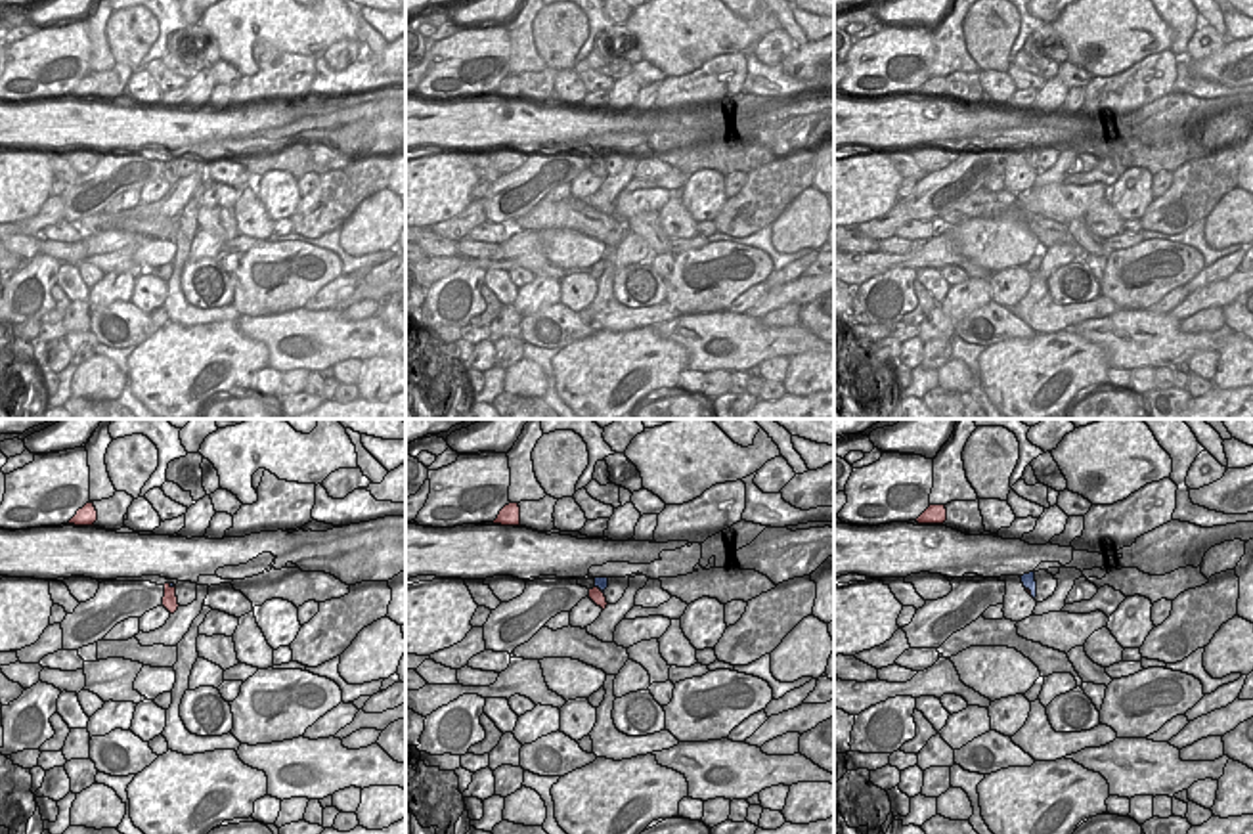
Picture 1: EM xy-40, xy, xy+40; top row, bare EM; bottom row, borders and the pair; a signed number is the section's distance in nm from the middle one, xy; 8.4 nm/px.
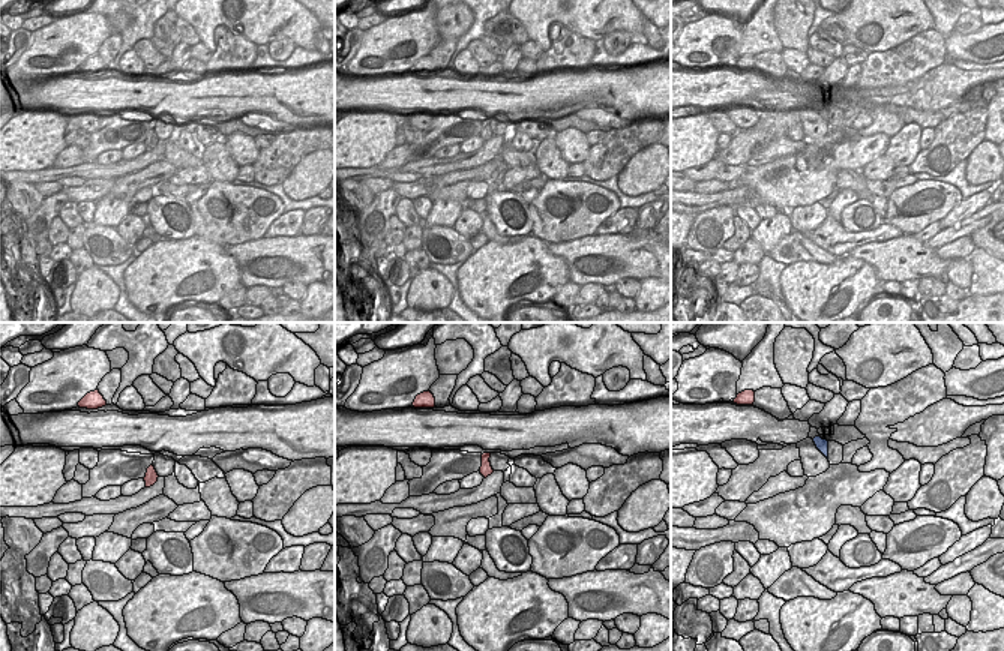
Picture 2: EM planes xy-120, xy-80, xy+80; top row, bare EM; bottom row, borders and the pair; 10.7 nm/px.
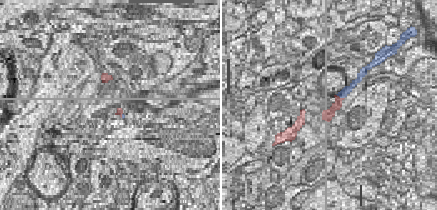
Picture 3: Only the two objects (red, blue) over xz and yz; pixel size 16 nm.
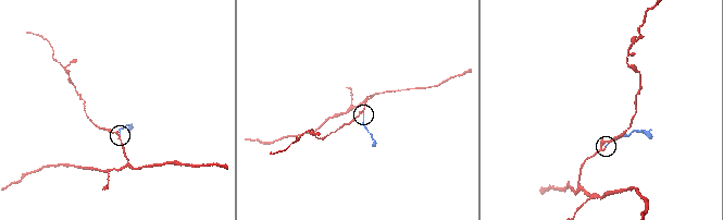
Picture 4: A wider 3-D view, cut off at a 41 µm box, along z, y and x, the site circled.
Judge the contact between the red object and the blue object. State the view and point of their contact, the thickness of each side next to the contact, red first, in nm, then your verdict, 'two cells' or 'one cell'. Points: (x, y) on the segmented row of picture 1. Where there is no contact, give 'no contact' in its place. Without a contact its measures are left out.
xy (599, 590) | 120/100 nm | one cell

